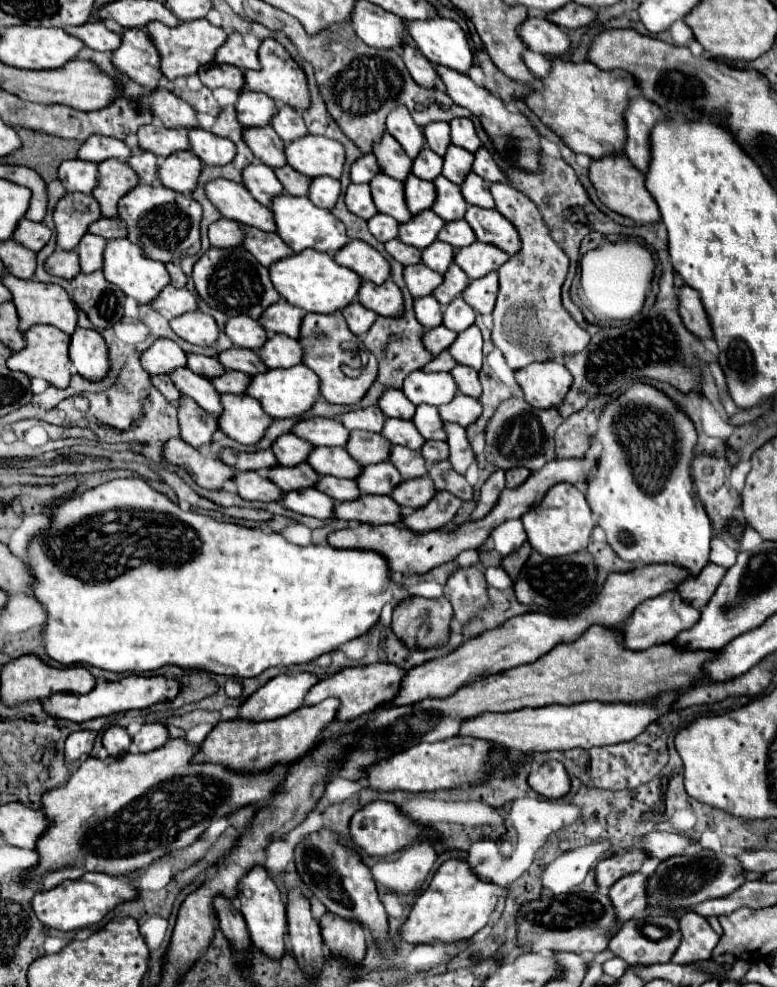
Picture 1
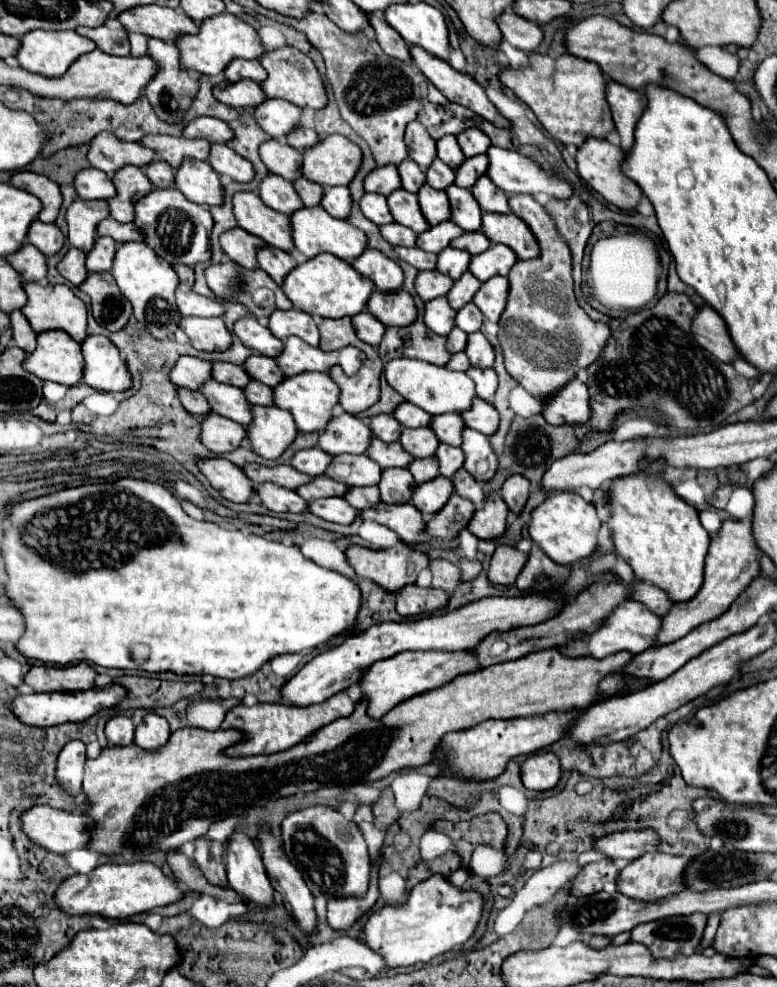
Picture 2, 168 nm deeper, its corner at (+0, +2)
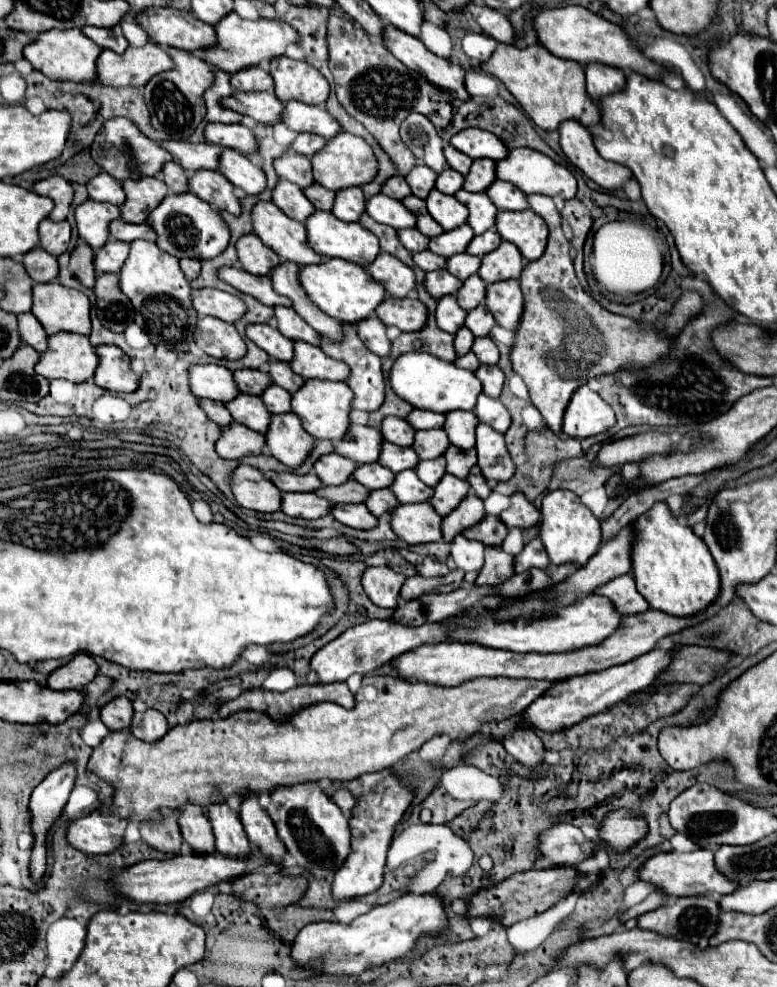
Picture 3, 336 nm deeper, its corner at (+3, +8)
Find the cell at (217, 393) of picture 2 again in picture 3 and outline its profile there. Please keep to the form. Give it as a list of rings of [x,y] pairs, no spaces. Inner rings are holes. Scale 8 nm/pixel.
[[[241,393],[231,403],[227,403],[227,409],[231,411],[237,423],[243,423],[245,427],[251,427],[257,433],[267,433],[267,427],[271,423],[271,413],[267,411],[267,407],[263,407],[263,401],[259,397]]]

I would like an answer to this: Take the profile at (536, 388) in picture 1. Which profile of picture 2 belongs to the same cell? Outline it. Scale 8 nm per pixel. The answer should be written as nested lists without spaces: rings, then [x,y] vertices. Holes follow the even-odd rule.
[[[570,379],[554,397],[550,397],[550,403],[542,405],[542,417],[550,425],[562,425],[562,423],[584,423],[590,415],[590,395],[588,387],[578,379]]]

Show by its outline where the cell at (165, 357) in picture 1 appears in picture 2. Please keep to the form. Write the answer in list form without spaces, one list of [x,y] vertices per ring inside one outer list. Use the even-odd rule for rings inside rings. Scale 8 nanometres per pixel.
[[[180,355],[178,363],[168,371],[168,377],[174,385],[180,387],[188,387],[188,389],[198,389],[204,381],[208,381],[212,363],[202,361],[198,357],[190,357],[190,355]]]

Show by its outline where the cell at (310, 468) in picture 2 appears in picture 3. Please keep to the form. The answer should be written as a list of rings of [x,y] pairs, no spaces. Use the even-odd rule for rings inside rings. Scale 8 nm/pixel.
[[[331,453],[331,455],[321,457],[315,463],[315,473],[319,479],[323,479],[325,485],[339,485],[339,483],[345,483],[347,479],[353,477],[355,467],[357,467],[355,461],[351,461],[343,455]]]

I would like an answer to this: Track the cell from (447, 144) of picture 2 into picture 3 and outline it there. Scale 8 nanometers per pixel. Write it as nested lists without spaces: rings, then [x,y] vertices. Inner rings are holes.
[[[447,145],[447,147],[445,147],[445,157],[447,157],[449,167],[451,167],[451,169],[455,169],[455,171],[459,171],[461,175],[467,175],[467,171],[471,169],[473,159],[471,159],[471,157],[467,157],[467,155],[463,155],[461,151],[457,151],[457,149],[455,149],[455,147],[451,147],[451,145]]]

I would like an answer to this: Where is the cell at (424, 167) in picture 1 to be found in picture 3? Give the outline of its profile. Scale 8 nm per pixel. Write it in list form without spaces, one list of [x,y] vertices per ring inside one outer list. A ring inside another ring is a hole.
[[[447,167],[439,177],[437,177],[437,189],[445,195],[455,195],[455,191],[459,191],[463,187],[463,175],[459,175],[457,171],[453,171],[451,167]]]

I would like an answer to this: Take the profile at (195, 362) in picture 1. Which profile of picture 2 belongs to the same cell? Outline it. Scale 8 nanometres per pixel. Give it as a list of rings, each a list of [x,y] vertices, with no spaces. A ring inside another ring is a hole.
[[[216,361],[212,365],[212,377],[220,383],[234,385],[234,387],[240,387],[240,389],[246,387],[246,383],[250,381],[250,375],[242,367],[238,367],[234,363],[220,363],[220,361]]]

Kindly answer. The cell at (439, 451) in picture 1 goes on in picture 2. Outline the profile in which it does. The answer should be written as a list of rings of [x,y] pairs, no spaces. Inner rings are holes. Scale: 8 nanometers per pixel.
[[[440,443],[436,449],[436,459],[440,463],[440,473],[444,477],[452,477],[464,463],[464,453],[458,447],[450,447],[446,443]]]

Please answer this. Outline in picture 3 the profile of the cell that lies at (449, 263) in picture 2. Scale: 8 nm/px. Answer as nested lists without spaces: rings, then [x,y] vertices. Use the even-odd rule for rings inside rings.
[[[459,253],[459,255],[453,255],[447,259],[447,271],[461,281],[475,275],[479,271],[479,265],[481,265],[481,259],[473,257],[469,253]]]

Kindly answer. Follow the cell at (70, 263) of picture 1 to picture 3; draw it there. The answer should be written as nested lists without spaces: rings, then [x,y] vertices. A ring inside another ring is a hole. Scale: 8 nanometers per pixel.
[[[79,243],[75,247],[75,251],[71,253],[69,269],[81,281],[81,285],[85,285],[85,287],[93,287],[95,279],[97,279],[93,259],[95,259],[95,251],[87,243]]]

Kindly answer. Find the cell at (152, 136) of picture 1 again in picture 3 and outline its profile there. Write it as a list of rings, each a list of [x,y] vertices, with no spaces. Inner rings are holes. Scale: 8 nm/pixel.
[[[163,141],[161,143],[185,171],[199,171],[199,169],[219,169],[219,155],[223,147],[209,145],[209,143],[187,143],[187,141]]]

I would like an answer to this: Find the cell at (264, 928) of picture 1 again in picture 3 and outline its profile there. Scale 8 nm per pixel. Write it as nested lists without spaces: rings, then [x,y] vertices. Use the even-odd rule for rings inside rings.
[[[215,803],[215,807],[207,807],[207,819],[213,827],[217,851],[231,857],[241,857],[251,851],[239,815],[227,803]]]

